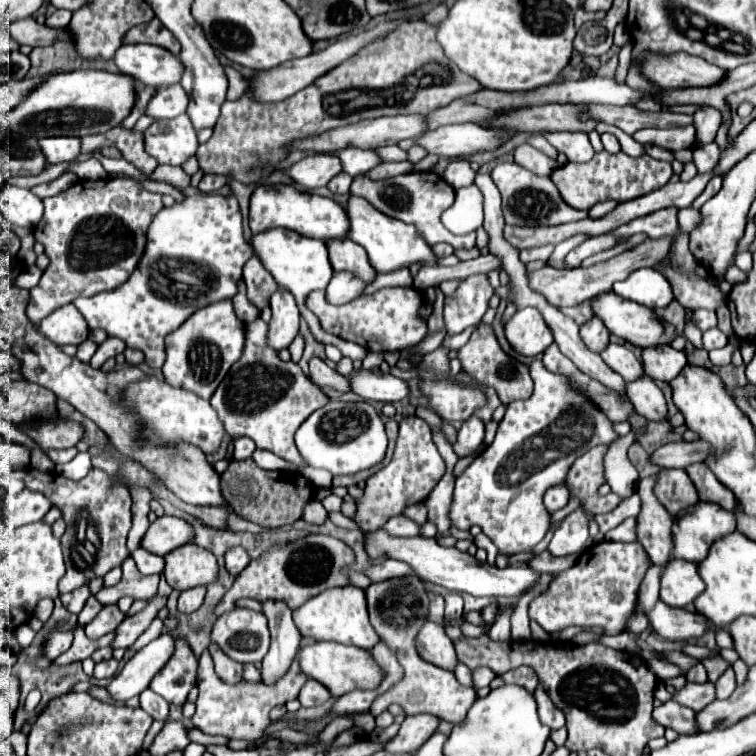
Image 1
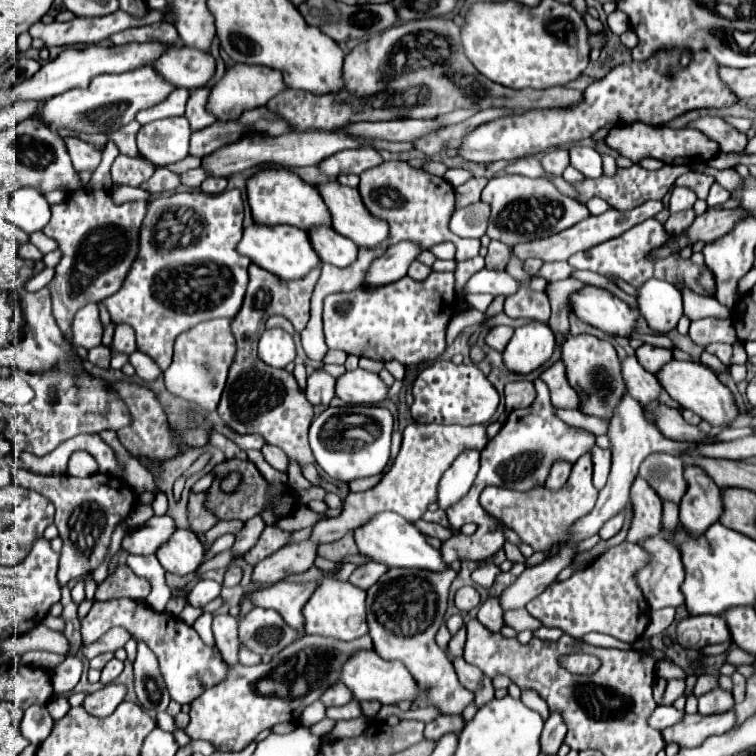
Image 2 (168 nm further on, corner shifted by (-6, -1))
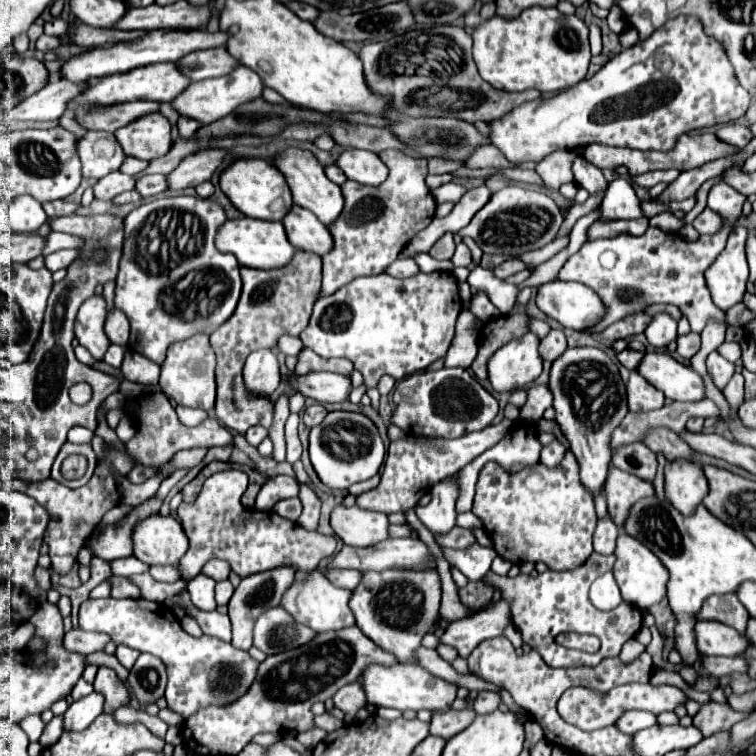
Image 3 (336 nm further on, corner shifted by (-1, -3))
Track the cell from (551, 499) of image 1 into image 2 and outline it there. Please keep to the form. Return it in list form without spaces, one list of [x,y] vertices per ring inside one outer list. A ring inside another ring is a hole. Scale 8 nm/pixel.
[[[566,461],[554,463],[554,467],[550,467],[550,475],[546,479],[546,487],[560,489],[566,483],[566,479],[568,479],[570,469],[572,469],[572,463],[566,463]]]

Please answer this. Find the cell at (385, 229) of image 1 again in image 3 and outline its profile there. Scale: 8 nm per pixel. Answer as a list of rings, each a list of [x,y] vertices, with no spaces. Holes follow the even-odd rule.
[[[287,149],[285,153],[277,155],[277,161],[275,161],[275,167],[285,175],[289,187],[291,187],[291,193],[293,193],[293,203],[303,207],[303,209],[309,209],[311,213],[317,215],[317,219],[329,227],[333,225],[339,215],[341,215],[341,209],[345,205],[345,197],[341,193],[341,187],[335,185],[333,181],[327,179],[323,167],[317,163],[317,159],[309,153],[309,151],[301,151],[301,149]]]

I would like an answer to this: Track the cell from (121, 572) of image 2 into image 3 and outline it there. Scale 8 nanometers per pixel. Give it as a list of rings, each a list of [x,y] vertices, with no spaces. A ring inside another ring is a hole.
[[[111,575],[107,581],[111,585],[111,595],[115,599],[123,599],[123,597],[127,597],[127,599],[139,599],[141,597],[139,587],[131,579],[127,579],[127,577],[115,577],[115,575]]]

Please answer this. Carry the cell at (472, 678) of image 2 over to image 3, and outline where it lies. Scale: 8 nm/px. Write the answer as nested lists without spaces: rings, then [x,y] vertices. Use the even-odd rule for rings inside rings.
[[[479,691],[475,701],[473,701],[473,709],[477,713],[491,713],[493,709],[497,709],[501,703],[501,697],[499,693],[493,693],[493,691]]]

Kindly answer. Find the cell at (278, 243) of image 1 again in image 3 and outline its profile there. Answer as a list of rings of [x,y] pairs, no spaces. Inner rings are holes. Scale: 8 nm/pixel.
[[[229,219],[221,233],[217,233],[217,249],[221,253],[233,253],[243,267],[253,269],[281,269],[291,263],[297,249],[289,243],[283,223],[277,221],[261,221],[261,219]]]

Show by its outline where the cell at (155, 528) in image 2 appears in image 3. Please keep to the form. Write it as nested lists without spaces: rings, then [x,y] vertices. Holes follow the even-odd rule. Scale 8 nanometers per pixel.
[[[151,497],[145,503],[137,505],[123,521],[119,521],[117,525],[105,527],[99,535],[89,539],[89,545],[95,553],[95,557],[107,559],[107,561],[131,557],[133,555],[133,529],[135,529],[135,525],[151,515],[159,515],[159,507],[161,507],[161,503],[155,497]]]

